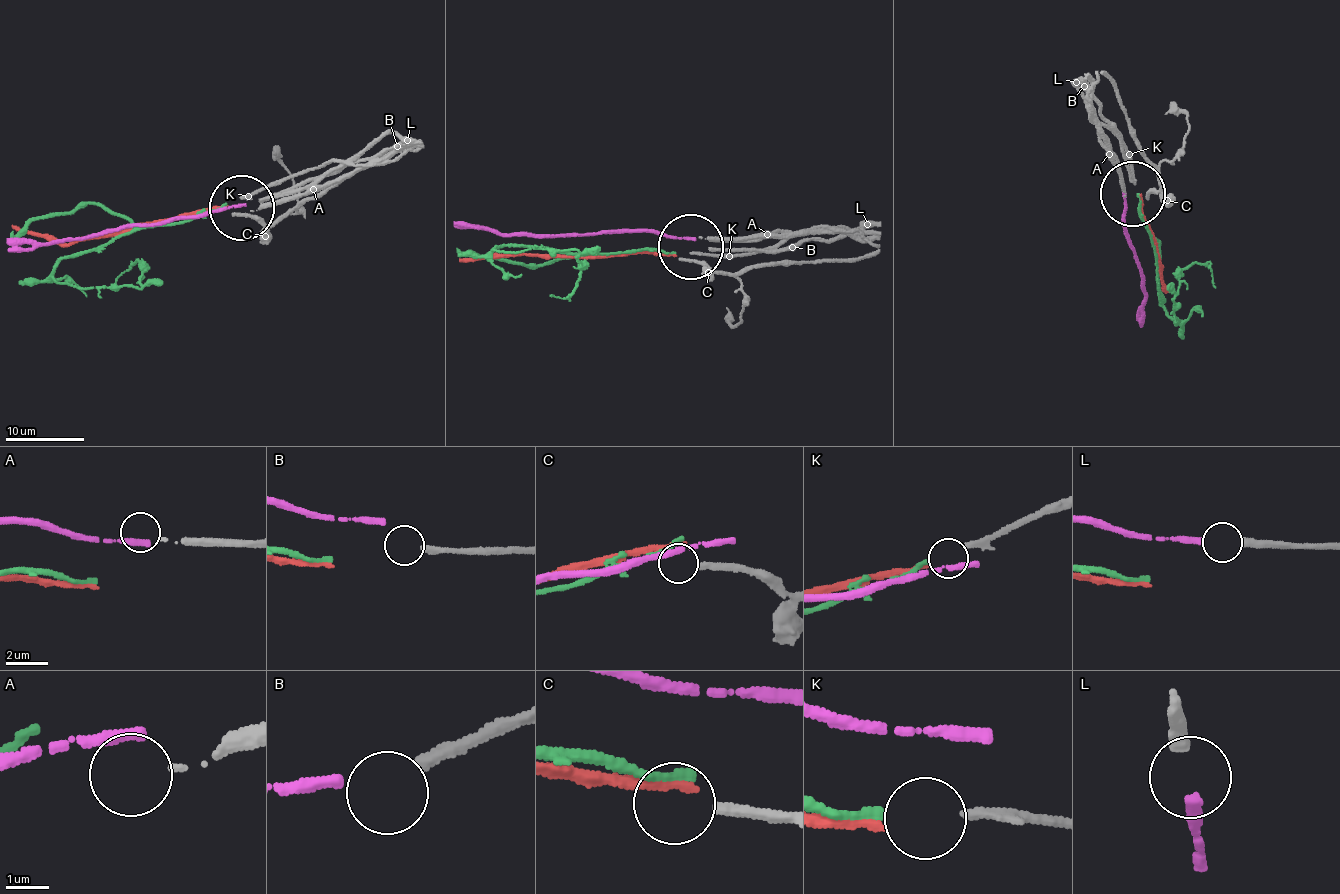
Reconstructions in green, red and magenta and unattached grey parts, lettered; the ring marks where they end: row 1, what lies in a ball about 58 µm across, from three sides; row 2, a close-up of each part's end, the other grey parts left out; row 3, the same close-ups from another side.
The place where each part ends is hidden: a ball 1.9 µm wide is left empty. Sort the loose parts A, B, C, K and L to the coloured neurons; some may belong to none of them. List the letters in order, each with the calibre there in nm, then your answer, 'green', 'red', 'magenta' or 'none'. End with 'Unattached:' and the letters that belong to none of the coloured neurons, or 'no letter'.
A: calibre 100 nm; none
B: calibre 320 nm; none
C: calibre 280 nm; none
K: calibre 160 nm; green
L: calibre 320 nm; magenta
Unattached: A, B, C

